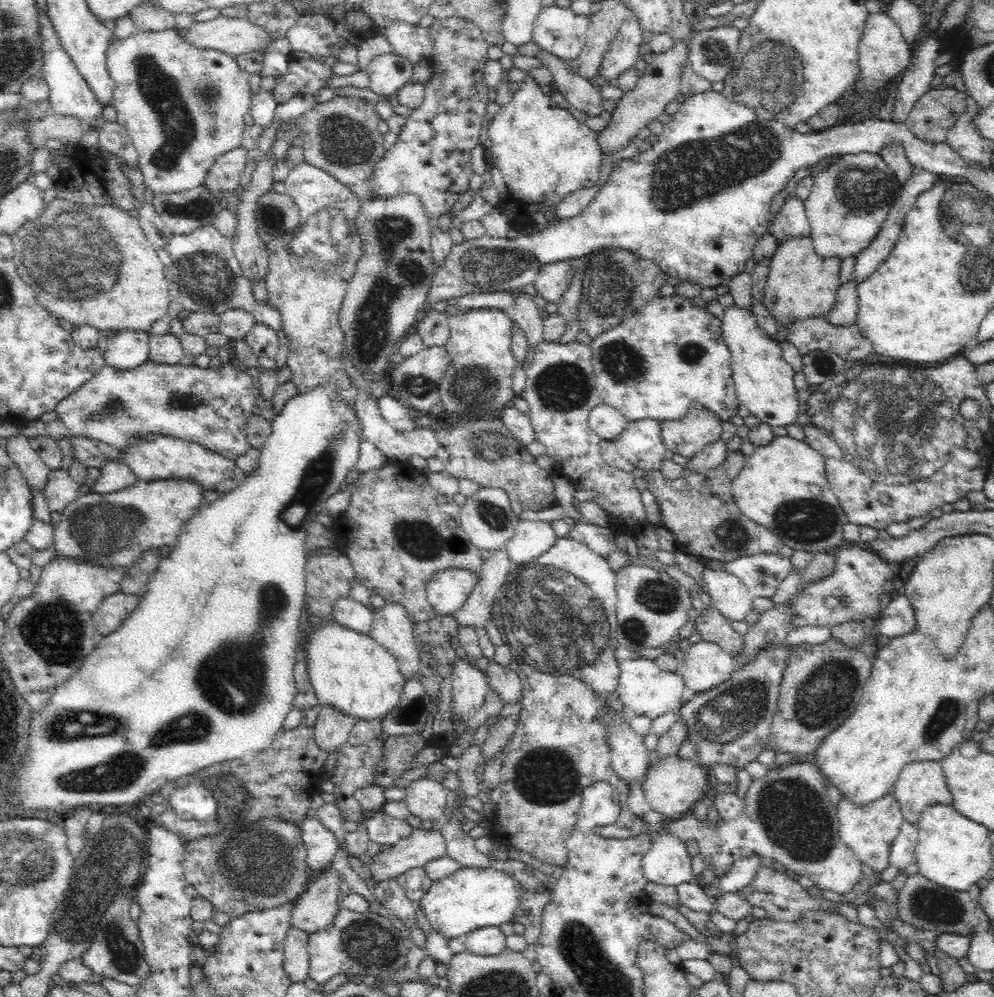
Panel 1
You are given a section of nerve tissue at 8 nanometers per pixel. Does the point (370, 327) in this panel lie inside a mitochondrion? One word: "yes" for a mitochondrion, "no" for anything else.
yes

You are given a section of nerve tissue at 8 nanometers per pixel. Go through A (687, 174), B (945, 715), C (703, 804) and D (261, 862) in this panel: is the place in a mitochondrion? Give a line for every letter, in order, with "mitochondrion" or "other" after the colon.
A: mitochondrion
B: mitochondrion
C: other
D: mitochondrion

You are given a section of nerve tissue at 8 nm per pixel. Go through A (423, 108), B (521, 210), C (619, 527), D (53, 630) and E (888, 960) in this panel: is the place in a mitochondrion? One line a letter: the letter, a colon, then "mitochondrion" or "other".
A: other
B: other
C: other
D: mitochondrion
E: other

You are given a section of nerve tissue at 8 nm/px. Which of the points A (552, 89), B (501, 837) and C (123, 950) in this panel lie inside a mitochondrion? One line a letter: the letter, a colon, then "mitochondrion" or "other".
A: other
B: other
C: mitochondrion

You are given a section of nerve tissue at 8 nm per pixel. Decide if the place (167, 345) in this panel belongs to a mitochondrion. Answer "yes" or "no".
no

